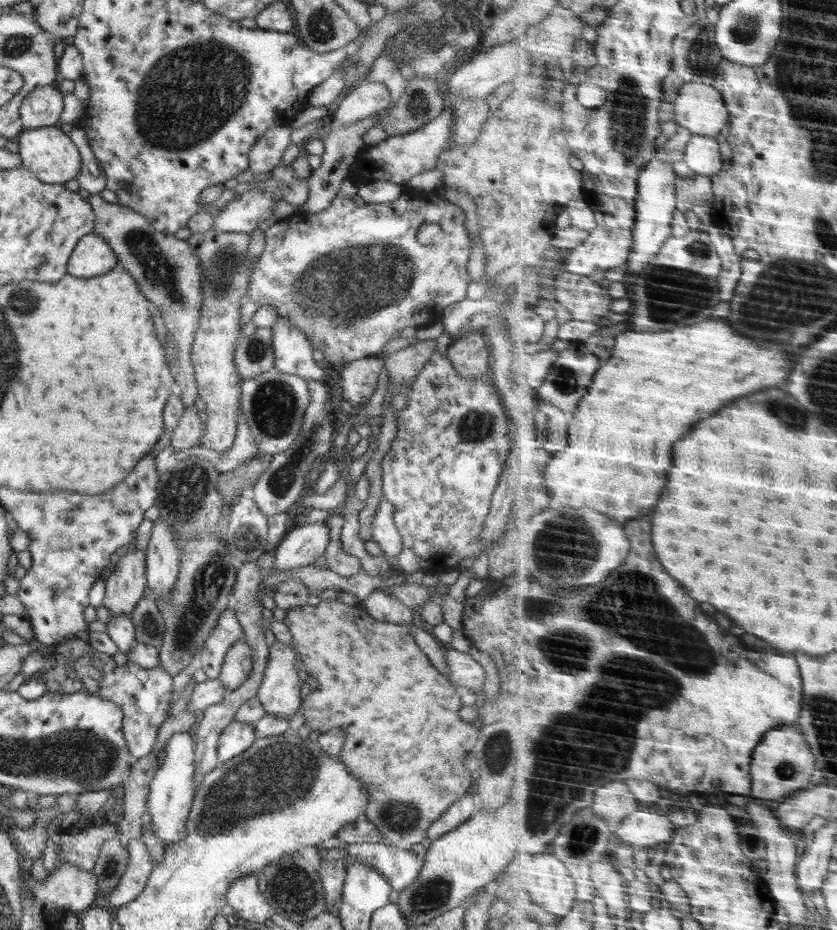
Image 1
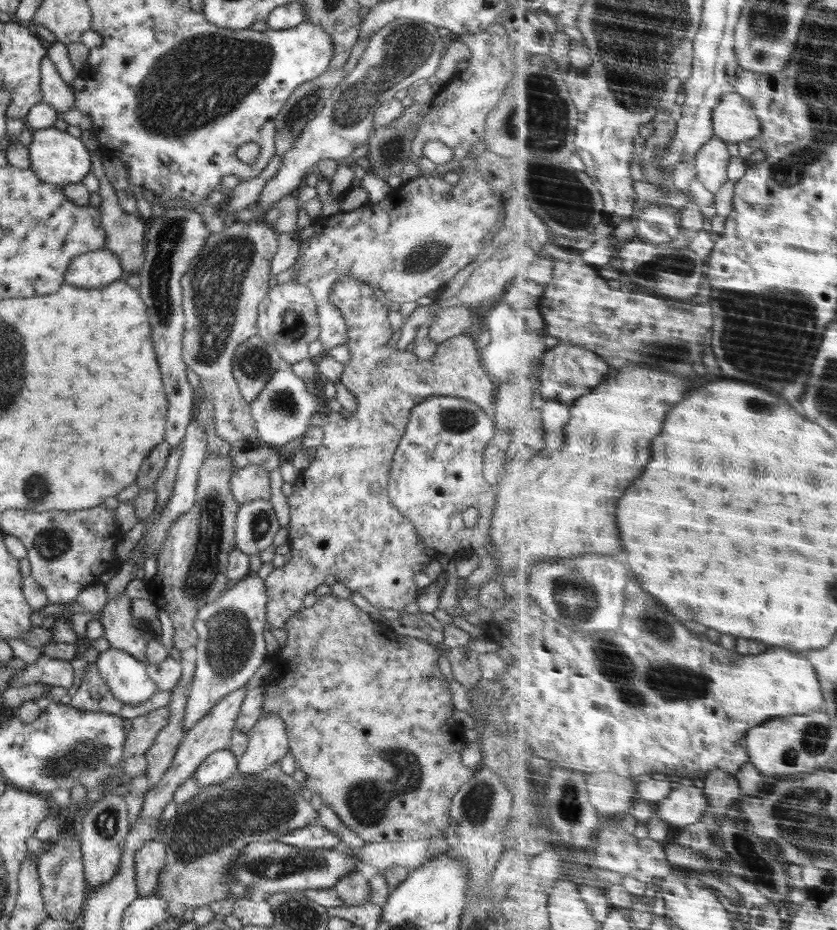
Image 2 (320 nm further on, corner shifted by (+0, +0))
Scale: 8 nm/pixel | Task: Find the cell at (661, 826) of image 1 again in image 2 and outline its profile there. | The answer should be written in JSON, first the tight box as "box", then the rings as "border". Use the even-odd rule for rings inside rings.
{"box":[653,785,710,831],"border":[[[677,785],[670,797],[653,806],[654,813],[664,818],[675,831],[704,822],[710,801],[705,788]]]}

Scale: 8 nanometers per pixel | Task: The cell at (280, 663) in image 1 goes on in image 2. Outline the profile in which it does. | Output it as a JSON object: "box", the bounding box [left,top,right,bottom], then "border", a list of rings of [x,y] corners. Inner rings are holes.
{"box":[237,712,289,774],"border":[[[264,712],[247,737],[247,750],[237,761],[239,774],[258,774],[289,752],[286,725],[275,712]]]}

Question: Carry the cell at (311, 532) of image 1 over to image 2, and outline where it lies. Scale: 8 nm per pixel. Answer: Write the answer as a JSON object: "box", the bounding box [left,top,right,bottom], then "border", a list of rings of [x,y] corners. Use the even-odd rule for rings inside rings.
{"box":[182,574,269,732],"border":[[[256,574],[244,577],[230,589],[198,610],[194,629],[198,634],[194,679],[187,693],[185,717],[182,722],[186,732],[213,706],[234,690],[246,686],[269,656],[266,651],[264,629],[269,627],[266,618],[265,583]]]}

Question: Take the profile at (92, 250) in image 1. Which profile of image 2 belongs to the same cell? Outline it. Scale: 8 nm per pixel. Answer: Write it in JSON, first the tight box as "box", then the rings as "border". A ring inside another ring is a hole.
{"box":[65,248,126,288],"border":[[[107,248],[75,256],[70,262],[65,283],[78,288],[104,288],[116,280],[124,279],[126,273],[119,258]]]}

